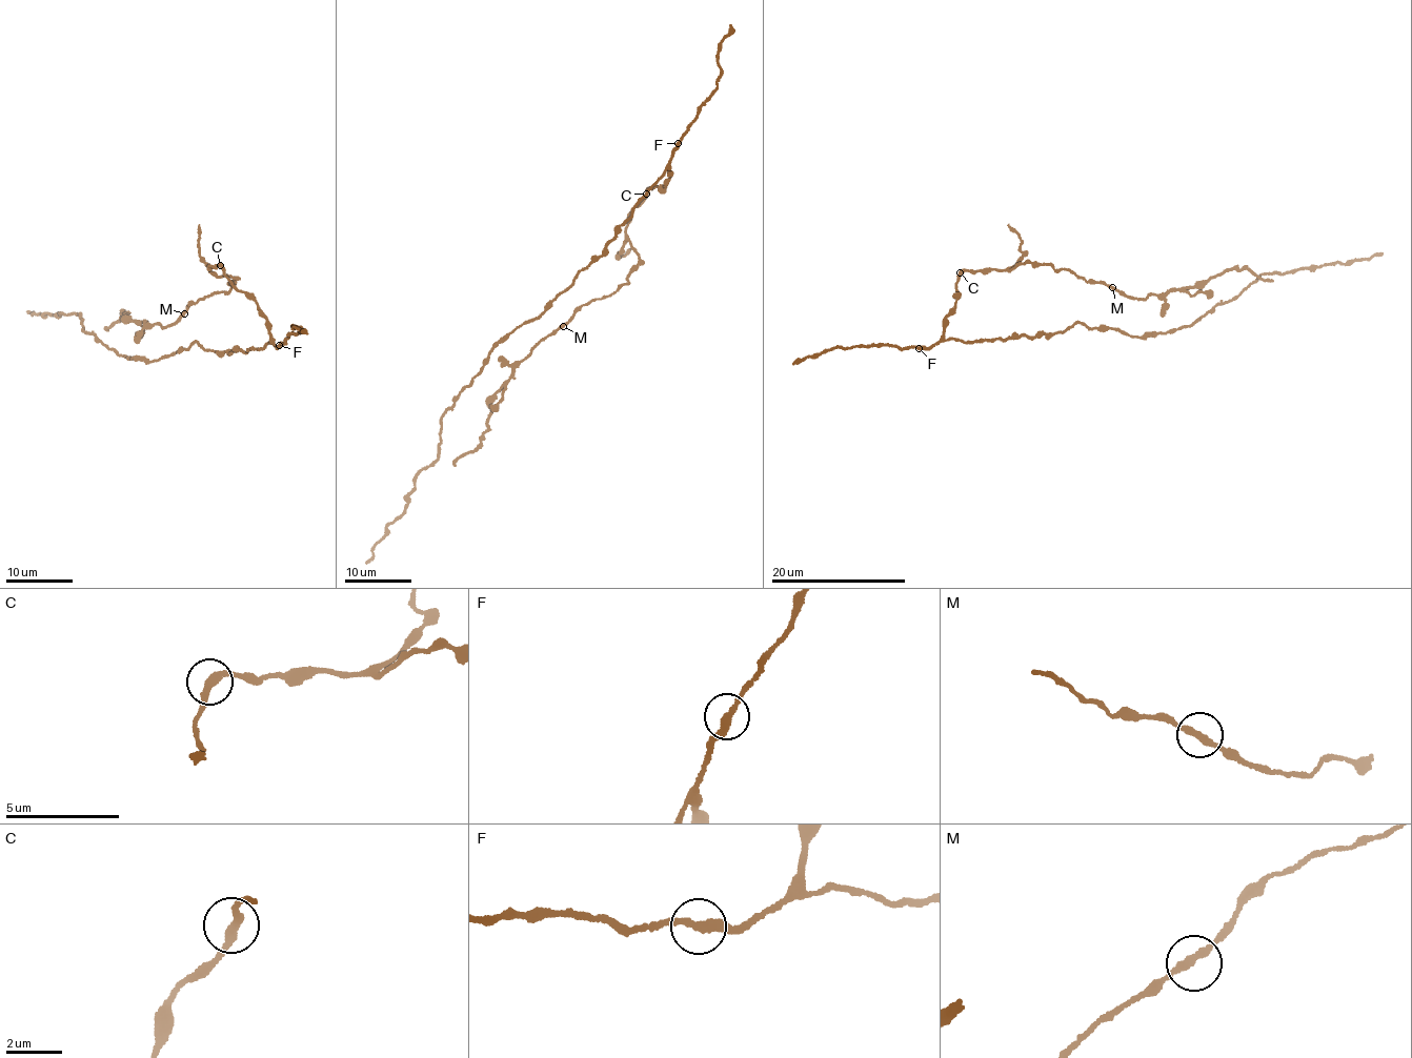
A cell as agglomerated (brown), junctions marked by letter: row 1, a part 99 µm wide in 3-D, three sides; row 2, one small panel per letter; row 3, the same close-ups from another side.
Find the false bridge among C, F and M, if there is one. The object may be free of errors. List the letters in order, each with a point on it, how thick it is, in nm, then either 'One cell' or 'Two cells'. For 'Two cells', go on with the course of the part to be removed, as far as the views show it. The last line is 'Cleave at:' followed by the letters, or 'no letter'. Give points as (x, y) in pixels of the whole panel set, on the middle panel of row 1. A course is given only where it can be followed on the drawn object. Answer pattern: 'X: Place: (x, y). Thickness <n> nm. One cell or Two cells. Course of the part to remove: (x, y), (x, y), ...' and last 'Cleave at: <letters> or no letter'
C: Place: (646, 194). Thickness 280 nm. One cell
F: Place: (678, 143). Thickness 280 nm. One cell
M: Place: (563, 326). Thickness 280 nm. One cell
Cleave at: no letter

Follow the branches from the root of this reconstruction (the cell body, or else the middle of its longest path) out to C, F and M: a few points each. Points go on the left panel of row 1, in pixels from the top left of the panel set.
C: (257, 349), (270, 342), (269, 323), (258, 304), (235, 286), (220, 265)
F: (257, 349), (269, 342), (277, 348), (279, 345)
M: (257, 349), (270, 342), (269, 323), (219, 265), (208, 271), (235, 279), (230, 290), (200, 298), (184, 313)

